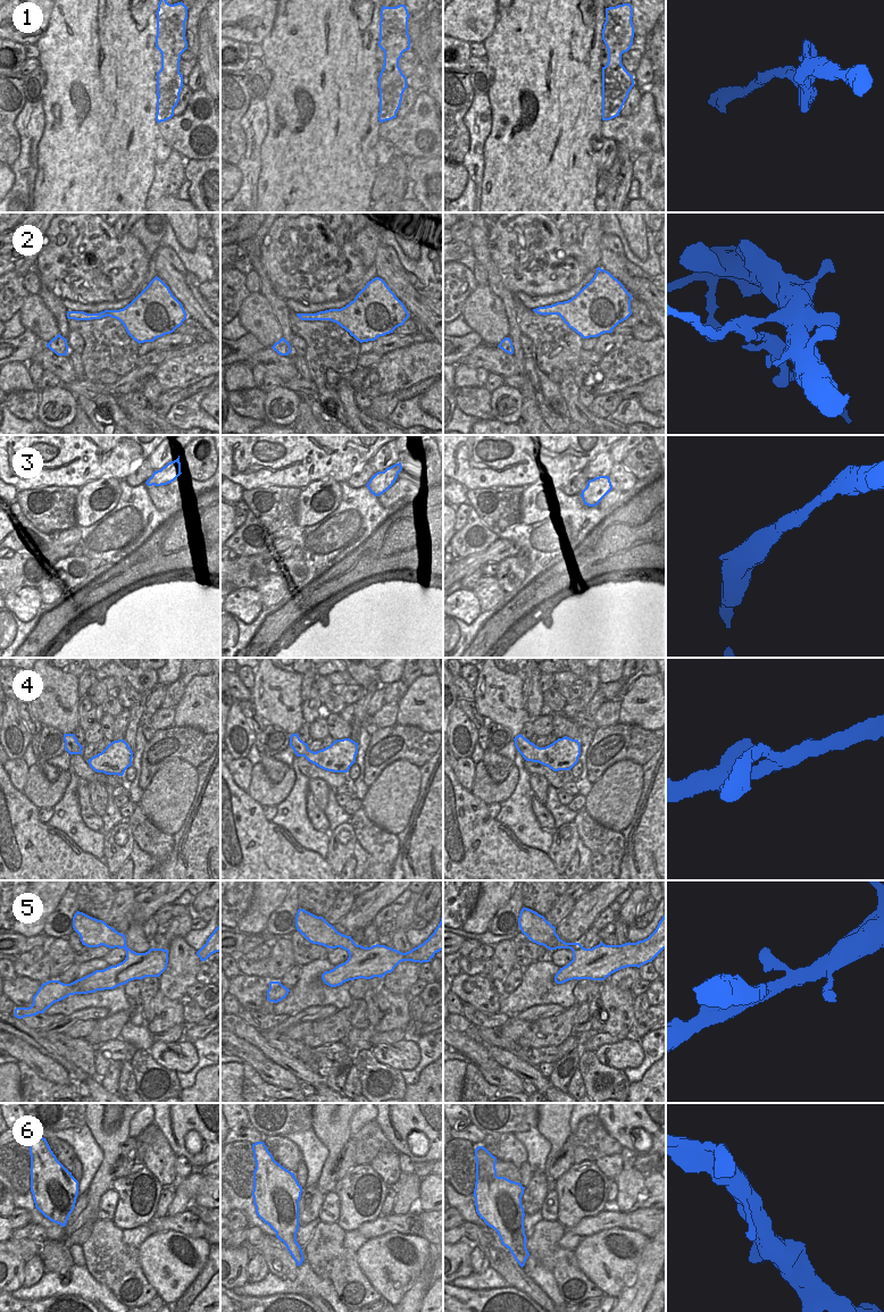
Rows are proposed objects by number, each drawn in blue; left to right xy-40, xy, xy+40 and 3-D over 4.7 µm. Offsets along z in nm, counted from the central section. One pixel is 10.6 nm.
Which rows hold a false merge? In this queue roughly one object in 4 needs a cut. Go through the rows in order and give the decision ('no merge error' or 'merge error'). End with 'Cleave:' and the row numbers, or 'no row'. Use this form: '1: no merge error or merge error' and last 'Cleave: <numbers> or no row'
1: no merge error
2: merge error
3: no merge error
4: no merge error
5: no merge error
6: no merge error
Cleave: 2

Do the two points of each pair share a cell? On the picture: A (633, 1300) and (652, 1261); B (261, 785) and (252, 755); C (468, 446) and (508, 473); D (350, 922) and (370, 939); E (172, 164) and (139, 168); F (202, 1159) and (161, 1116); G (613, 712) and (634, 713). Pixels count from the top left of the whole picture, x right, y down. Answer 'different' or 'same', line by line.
A: same
B: different
C: same
D: different
E: different
F: same
G: different

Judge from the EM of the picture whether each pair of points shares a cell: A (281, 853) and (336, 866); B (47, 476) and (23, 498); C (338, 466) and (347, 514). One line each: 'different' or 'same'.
A: different
B: different
C: different

